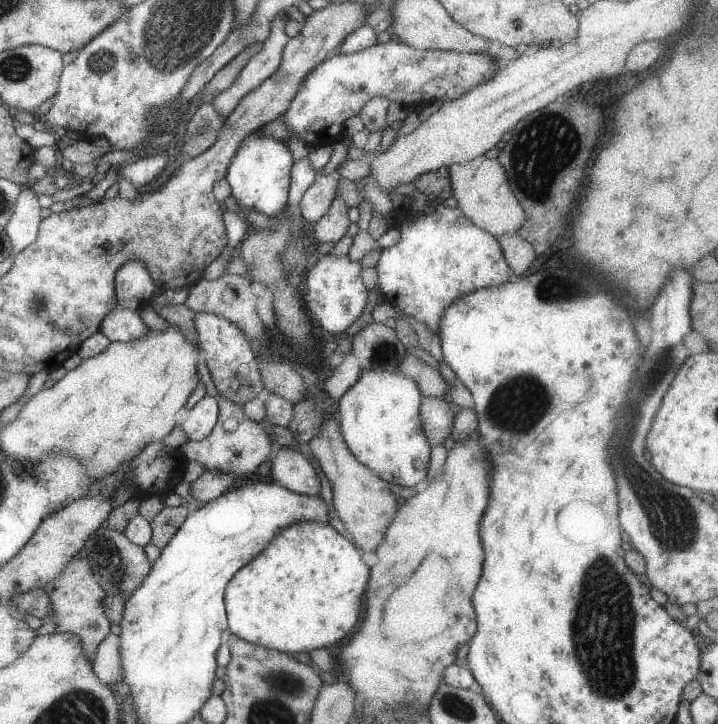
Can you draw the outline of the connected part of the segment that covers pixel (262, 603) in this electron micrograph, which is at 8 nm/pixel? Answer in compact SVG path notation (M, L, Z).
M299 521L293 525L280 530L271 540L270 543L262 550L262 553L248 562L237 574L228 582L223 597L225 612L229 629L227 634L234 634L235 637L242 638L254 645L264 646L282 653L293 654L296 652L310 652L314 648L322 648L328 644L340 642L356 624L360 616L360 604L362 595L367 590L370 569L366 562L362 560L363 551L358 549L350 539L340 535L330 524L320 523L319 521Z

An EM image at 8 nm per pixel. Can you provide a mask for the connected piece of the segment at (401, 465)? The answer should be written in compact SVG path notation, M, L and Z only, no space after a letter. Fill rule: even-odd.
M364 371L340 399L338 424L351 454L383 482L415 487L429 472L431 445L421 420L423 395L400 371Z

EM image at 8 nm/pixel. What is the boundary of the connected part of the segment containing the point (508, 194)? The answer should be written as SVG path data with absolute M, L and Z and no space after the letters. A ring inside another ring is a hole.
M478 156L466 163L449 167L453 198L458 201L459 210L475 225L494 237L502 237L517 233L525 224L526 214L518 198L511 190L506 172L498 160L490 160L486 156Z

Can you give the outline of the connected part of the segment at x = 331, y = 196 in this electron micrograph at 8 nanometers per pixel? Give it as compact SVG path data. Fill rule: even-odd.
M318 172L316 181L304 192L301 199L301 216L309 223L316 223L330 209L335 200L338 177L324 176Z

